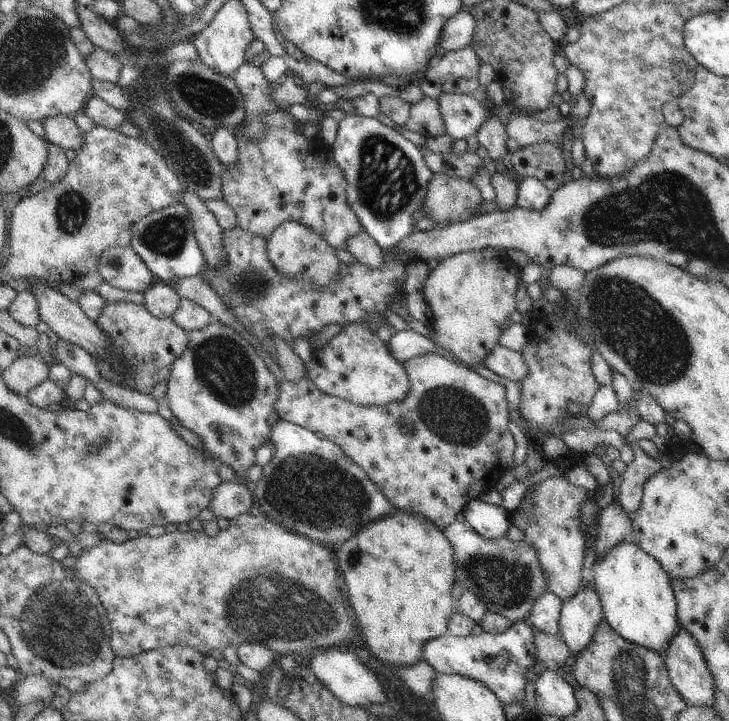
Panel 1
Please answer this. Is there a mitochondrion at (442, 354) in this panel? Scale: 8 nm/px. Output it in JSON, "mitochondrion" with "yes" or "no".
{"mitochondrion":"no"}

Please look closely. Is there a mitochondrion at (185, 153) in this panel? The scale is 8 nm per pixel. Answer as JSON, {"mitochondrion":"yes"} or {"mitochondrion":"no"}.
{"mitochondrion":"yes"}

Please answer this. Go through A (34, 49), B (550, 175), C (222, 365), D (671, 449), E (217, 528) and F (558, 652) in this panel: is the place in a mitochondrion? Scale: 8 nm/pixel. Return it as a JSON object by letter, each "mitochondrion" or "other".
{"A":"mitochondrion","B":"other","C":"mitochondrion","D":"other","E":"other","F":"other"}

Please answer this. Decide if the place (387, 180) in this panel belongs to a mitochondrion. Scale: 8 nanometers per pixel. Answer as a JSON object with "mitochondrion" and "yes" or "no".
{"mitochondrion":"yes"}

